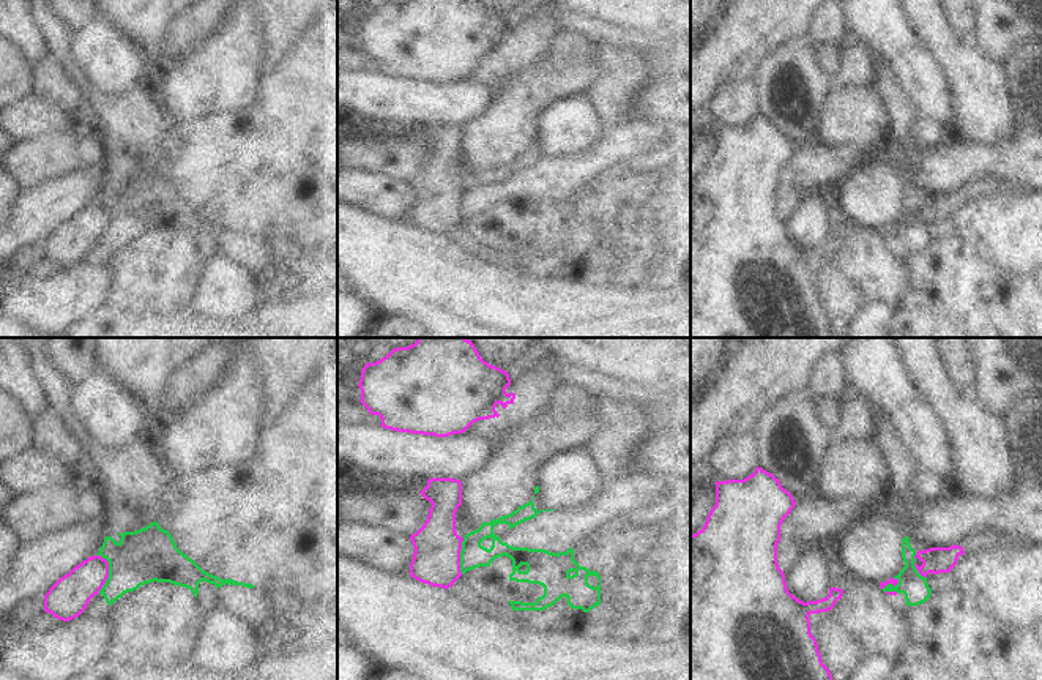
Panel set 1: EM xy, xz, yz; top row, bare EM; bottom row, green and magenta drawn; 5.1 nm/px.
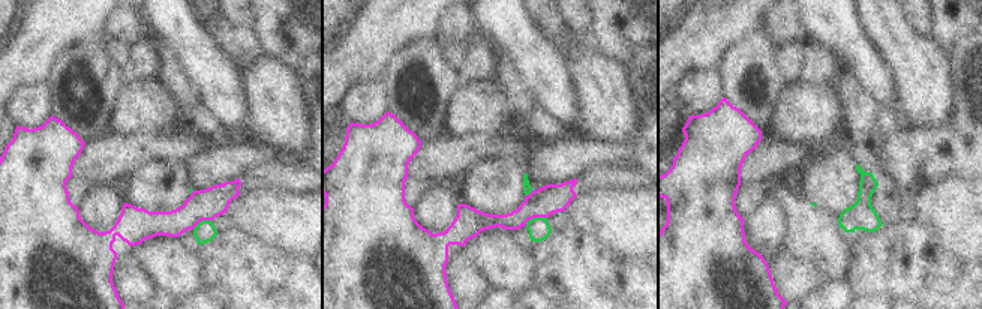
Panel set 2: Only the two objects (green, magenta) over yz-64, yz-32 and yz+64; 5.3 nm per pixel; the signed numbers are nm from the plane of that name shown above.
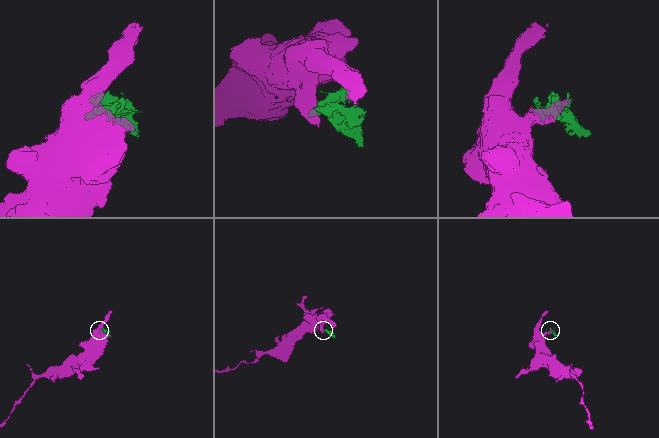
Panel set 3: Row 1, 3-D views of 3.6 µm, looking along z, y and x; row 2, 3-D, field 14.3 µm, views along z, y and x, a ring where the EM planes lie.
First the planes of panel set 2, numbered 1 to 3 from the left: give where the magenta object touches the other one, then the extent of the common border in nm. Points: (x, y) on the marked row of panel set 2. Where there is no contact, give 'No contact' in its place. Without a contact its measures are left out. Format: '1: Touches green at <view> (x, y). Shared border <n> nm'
1: Touches green at yz-64 (201, 221). Shared border 120 nm
2: Touches green at yz-32 (534, 218). Shared border 130 nm
3: No contact

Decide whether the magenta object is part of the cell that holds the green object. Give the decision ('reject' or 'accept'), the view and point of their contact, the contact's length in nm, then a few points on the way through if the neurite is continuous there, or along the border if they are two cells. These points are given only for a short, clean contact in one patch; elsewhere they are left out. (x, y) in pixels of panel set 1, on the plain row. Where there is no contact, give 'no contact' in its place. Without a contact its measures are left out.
reject; contact xy (109, 218); length 200 nm; border xy (96, 201), (107, 209), (107, 226), (98, 239)

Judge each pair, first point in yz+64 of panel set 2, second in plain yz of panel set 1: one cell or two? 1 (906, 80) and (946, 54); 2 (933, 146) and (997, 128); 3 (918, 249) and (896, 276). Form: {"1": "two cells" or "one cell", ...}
{"1": "one cell", "2": "two cells", "3": "two cells"}

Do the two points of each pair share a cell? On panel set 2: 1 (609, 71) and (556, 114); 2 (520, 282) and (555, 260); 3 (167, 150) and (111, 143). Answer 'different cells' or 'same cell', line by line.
1: different cells
2: different cells
3: same cell

